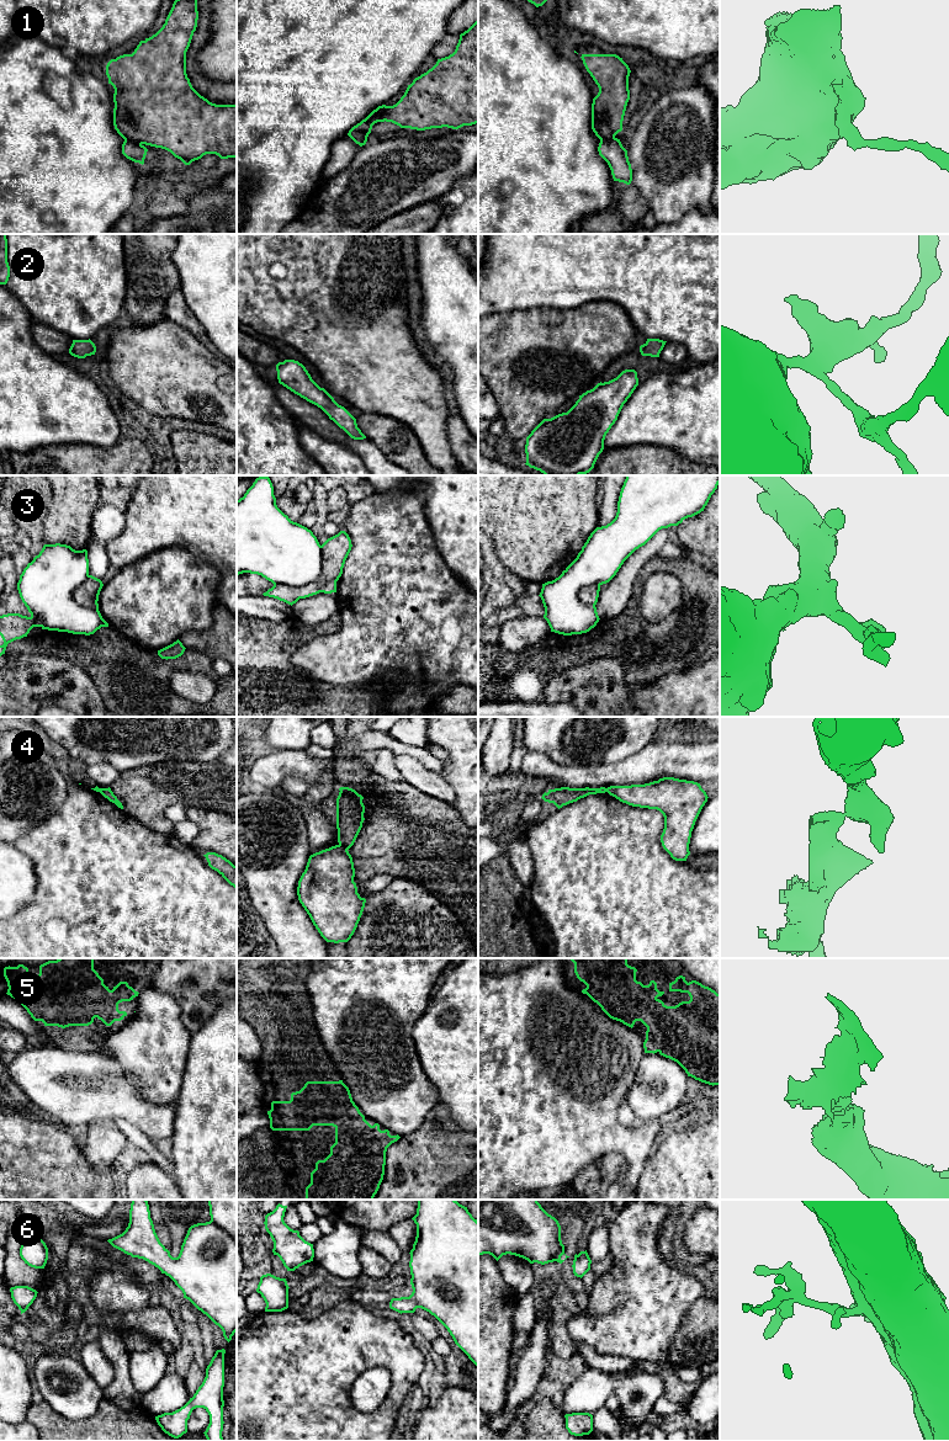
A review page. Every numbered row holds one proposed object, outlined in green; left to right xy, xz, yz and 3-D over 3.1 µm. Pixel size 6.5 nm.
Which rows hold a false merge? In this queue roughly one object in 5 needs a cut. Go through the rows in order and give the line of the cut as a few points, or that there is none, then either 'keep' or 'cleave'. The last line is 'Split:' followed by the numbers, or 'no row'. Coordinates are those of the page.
1: cut in xy along (125, 139), (141, 144); cleave
2: no cut; keep
3: cut in xz along (321, 546), (322, 574), (316, 580), (301, 586), (274, 585); cleave
4: cut in xz along (339, 844), (346, 850); cleave
5: no cut; keep
6: no cut; keep
Split: 1, 3, 4

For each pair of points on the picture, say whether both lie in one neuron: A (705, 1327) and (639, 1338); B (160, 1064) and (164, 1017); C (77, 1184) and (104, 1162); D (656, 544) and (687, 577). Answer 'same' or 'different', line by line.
A: different
B: same
C: different
D: different

